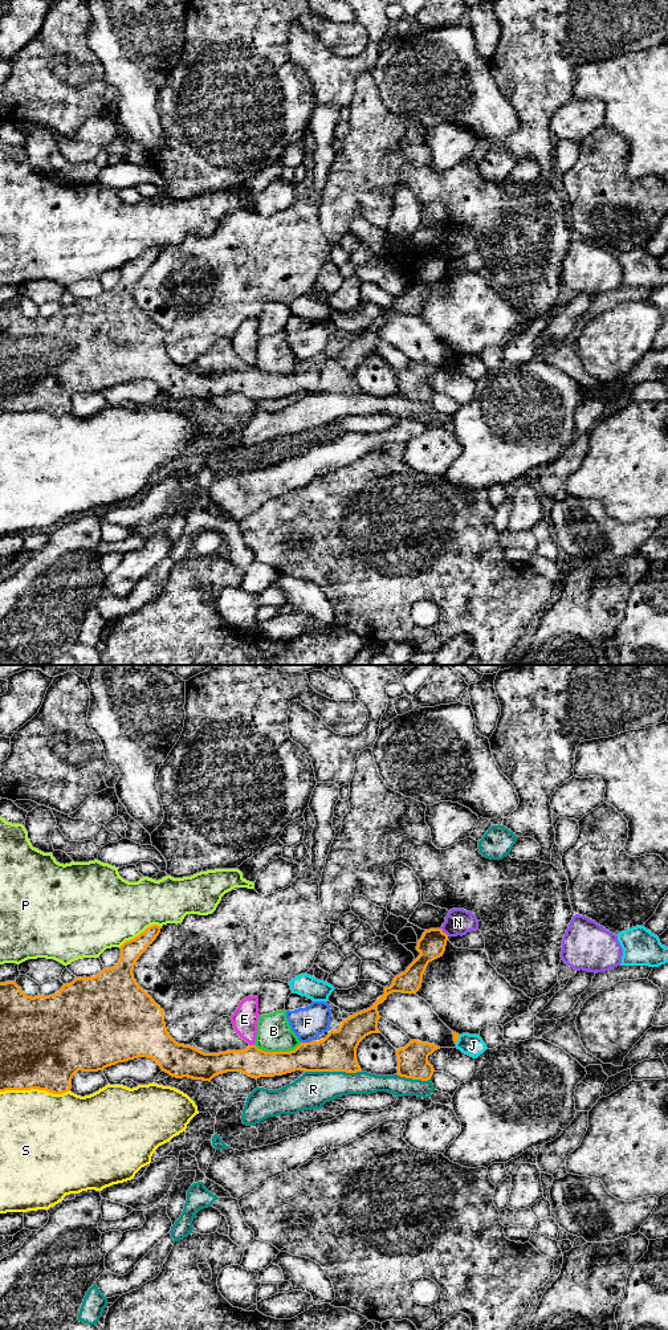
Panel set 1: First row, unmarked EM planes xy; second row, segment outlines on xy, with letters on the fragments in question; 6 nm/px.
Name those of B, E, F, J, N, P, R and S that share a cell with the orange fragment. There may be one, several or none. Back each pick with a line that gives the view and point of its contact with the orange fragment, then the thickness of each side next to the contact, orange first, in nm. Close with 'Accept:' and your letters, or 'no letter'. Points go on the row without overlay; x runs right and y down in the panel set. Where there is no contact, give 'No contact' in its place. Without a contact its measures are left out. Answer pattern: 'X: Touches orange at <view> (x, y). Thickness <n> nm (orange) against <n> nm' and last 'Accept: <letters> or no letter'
Accept: no letter

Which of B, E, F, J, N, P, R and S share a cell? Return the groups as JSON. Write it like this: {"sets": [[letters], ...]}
{"sets": [["B"], ["E"], ["F"], ["J"], ["N"], ["P"], ["R"], ["S"]]}

